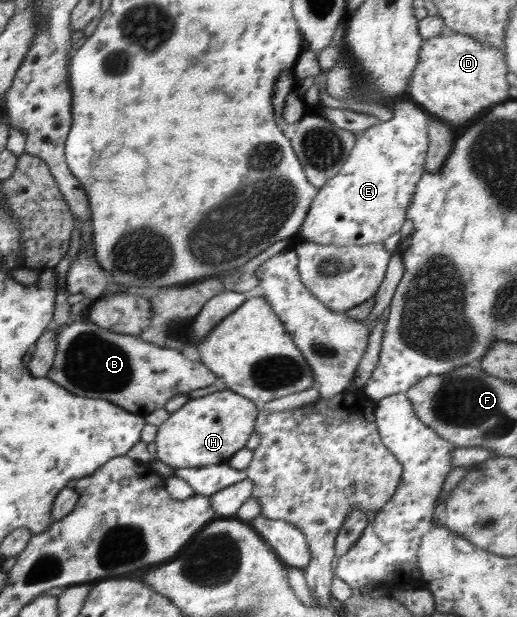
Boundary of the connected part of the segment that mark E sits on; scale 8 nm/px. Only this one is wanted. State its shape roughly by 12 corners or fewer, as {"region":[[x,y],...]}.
{"region":[[393,105],[319,187],[297,240],[398,233],[425,171],[429,114]]}

